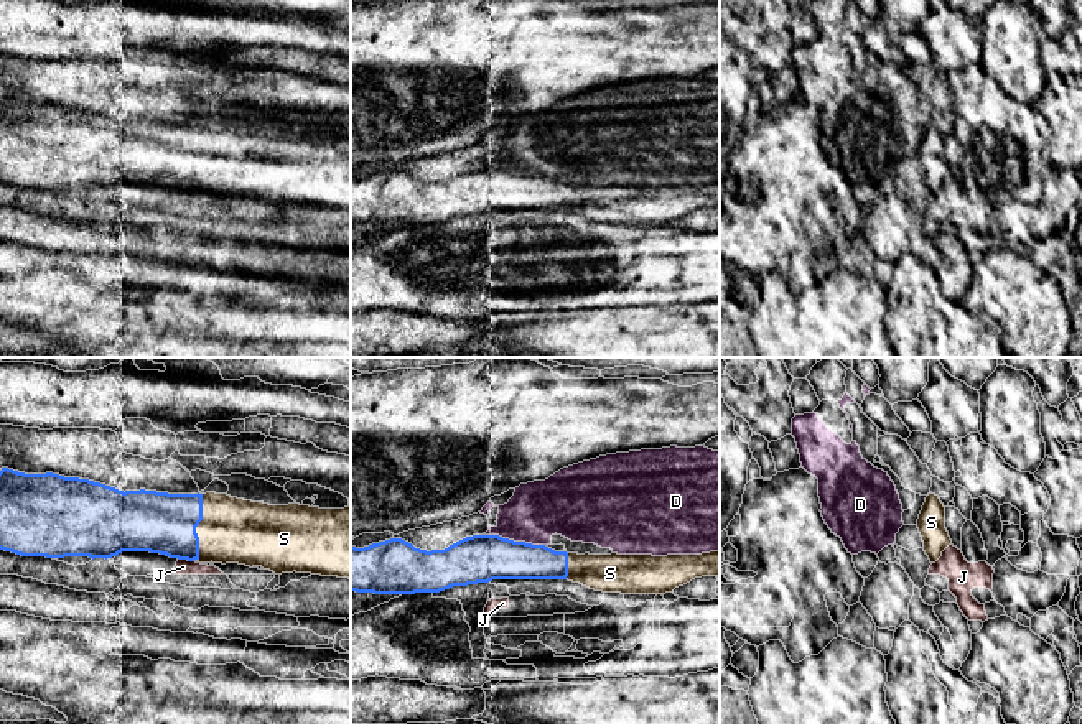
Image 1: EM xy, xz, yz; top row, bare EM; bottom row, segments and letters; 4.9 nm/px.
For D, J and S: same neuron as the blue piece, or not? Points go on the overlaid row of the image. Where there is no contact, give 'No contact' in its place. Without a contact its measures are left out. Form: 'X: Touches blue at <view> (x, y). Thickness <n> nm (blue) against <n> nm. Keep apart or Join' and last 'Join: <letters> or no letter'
D: Touches blue at xz (513, 540). Thickness 240 nm (blue) against 280 nm. Keep apart
J: Touches blue at xy (186, 558). Thickness 300 nm (blue) against 80 nm. Keep apart
S: Touches blue at xy (196, 525). Thickness 300 nm (blue) against 320 nm. Join
Join: S

